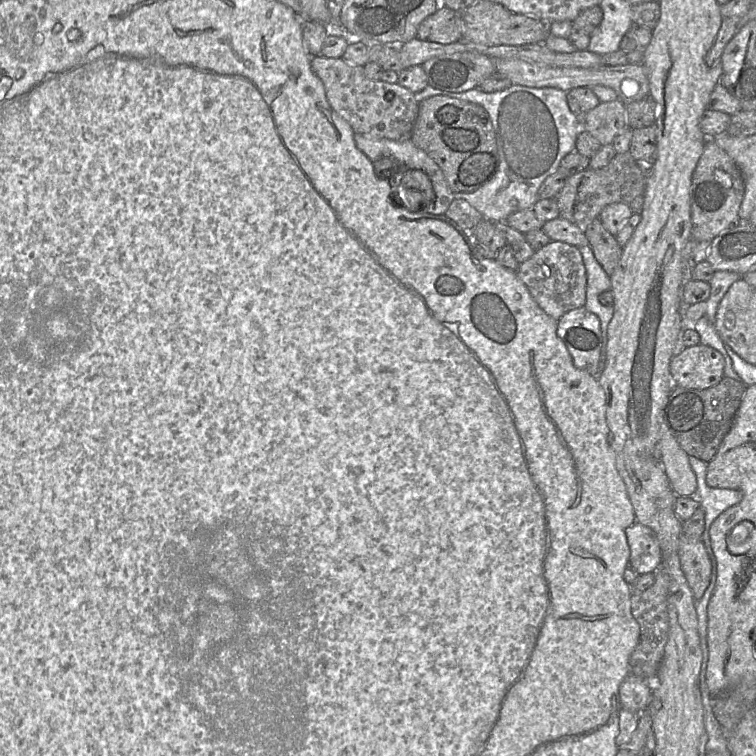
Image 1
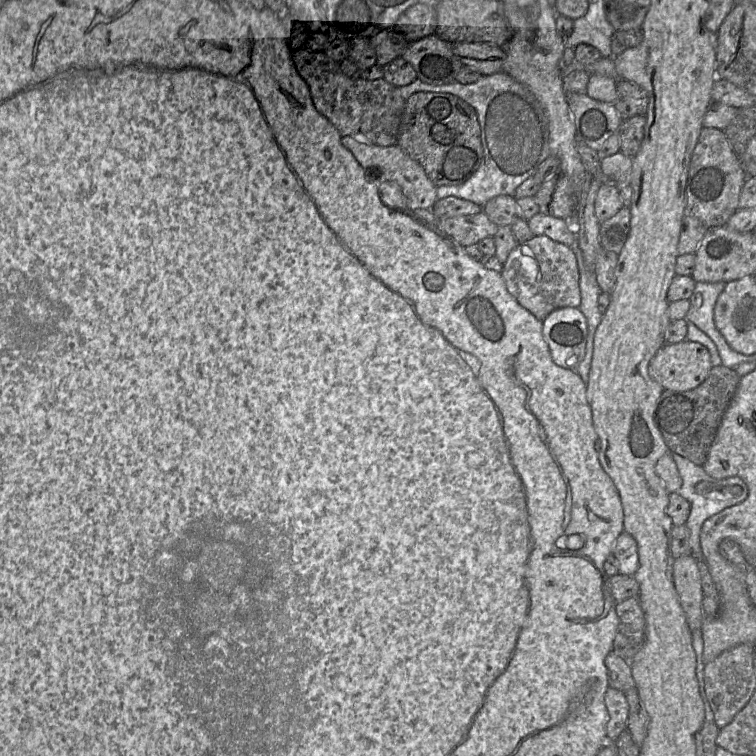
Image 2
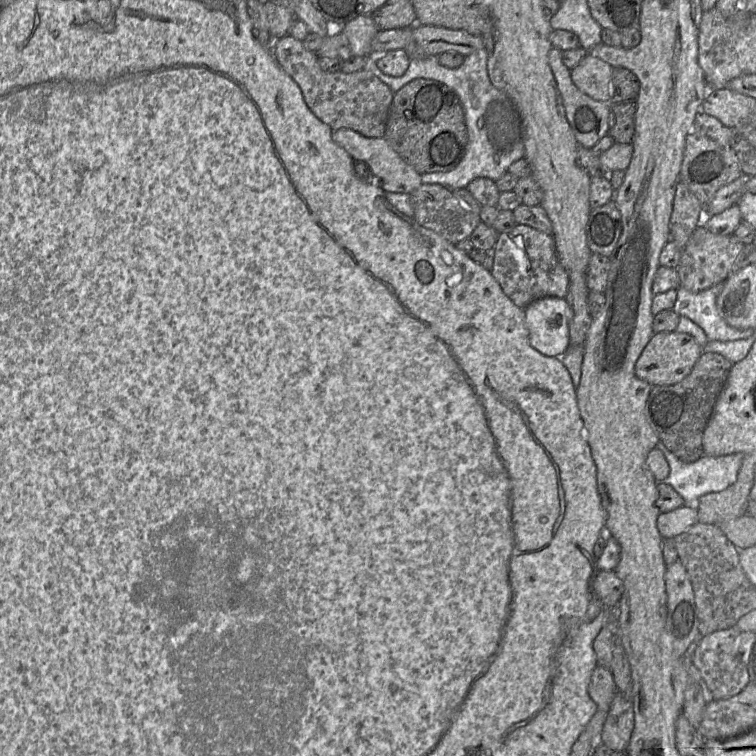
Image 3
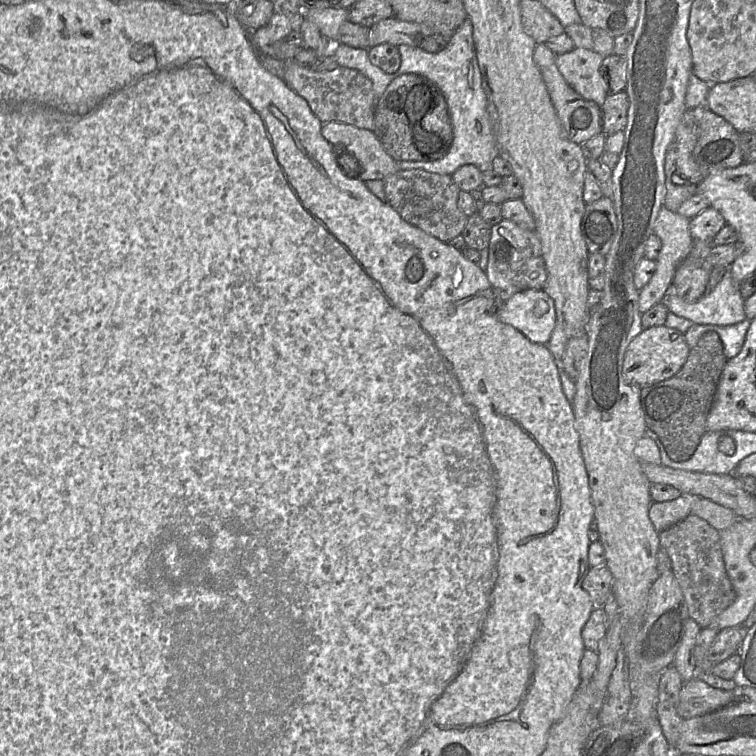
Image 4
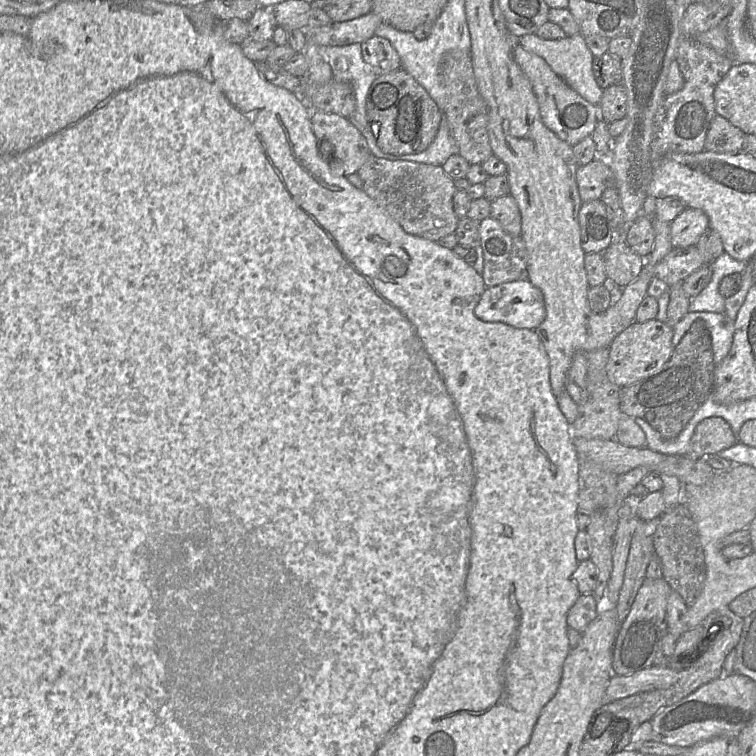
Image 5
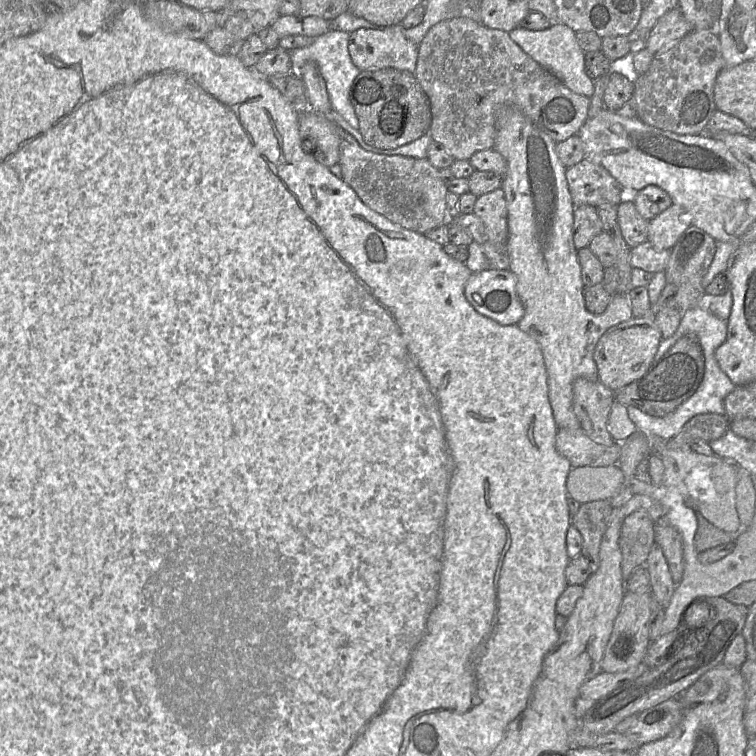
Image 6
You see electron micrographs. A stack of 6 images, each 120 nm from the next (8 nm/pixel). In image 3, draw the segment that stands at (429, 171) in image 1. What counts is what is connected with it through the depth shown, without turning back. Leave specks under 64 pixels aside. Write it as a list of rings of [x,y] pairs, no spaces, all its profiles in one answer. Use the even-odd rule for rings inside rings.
[[[351,129],[332,130],[332,140],[341,146],[352,158],[353,172],[358,180],[366,182],[372,186],[380,187],[385,192],[395,192],[410,194],[417,189],[422,183],[421,175],[409,164],[407,164],[389,145],[384,137],[369,138],[359,134]],[[359,164],[366,165],[367,172],[370,174],[367,179],[362,179]]]

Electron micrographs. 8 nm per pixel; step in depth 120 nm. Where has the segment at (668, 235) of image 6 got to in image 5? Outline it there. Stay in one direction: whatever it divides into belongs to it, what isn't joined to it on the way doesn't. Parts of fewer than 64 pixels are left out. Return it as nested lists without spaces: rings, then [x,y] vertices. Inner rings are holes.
[[[686,208],[669,223],[674,248],[695,246],[701,235],[709,229],[709,218],[701,210]]]

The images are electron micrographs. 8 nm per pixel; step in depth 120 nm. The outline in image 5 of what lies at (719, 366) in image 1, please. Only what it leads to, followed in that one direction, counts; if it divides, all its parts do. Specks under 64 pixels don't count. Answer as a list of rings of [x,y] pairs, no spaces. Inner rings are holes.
[[[658,319],[632,323],[609,345],[609,359],[606,366],[609,380],[619,387],[624,387],[657,373],[671,357],[674,349],[672,337],[672,327]]]

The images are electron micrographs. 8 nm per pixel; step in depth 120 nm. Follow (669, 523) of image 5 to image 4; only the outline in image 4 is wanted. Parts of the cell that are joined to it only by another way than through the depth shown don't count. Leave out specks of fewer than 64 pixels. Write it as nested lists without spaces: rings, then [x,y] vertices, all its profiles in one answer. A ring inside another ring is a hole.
[[[691,513],[660,532],[659,543],[671,559],[671,571],[679,582],[690,617],[701,629],[710,627],[736,598],[725,570],[719,531]]]

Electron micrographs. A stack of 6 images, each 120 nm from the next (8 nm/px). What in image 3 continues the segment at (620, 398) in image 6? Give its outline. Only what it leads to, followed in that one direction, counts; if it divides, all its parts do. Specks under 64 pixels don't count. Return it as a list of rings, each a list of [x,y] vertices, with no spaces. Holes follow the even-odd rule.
[[[702,352],[691,372],[672,385],[654,385],[646,403],[646,417],[662,444],[680,461],[692,463],[703,453],[703,434],[732,363],[715,352]]]

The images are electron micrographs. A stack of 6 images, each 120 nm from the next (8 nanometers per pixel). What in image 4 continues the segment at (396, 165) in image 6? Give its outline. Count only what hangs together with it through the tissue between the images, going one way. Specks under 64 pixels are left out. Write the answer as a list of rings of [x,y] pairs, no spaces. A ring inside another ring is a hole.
[[[401,169],[385,177],[383,183],[385,202],[409,224],[446,243],[462,234],[468,217],[458,208],[459,188],[449,175]]]

